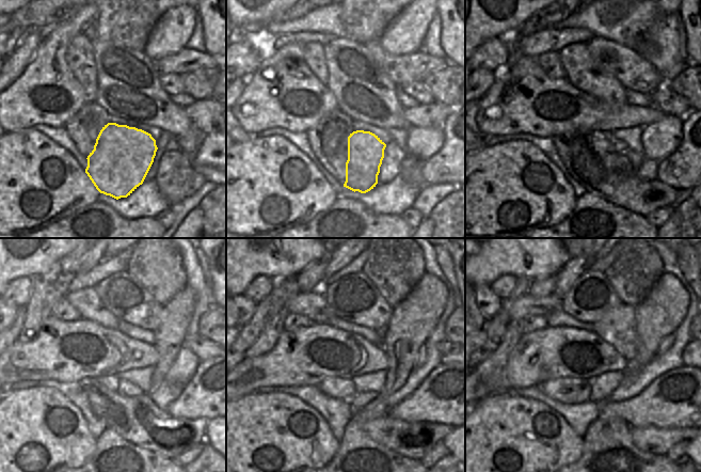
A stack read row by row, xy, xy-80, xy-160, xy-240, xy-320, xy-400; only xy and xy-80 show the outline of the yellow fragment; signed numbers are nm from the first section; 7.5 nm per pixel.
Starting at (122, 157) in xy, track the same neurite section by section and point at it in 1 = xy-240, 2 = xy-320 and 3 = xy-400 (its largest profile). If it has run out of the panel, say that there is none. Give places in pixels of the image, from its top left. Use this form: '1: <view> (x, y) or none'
1: xy-240 (111, 382)
2: xy-320 (334, 387)
3: xy-400 (568, 390)

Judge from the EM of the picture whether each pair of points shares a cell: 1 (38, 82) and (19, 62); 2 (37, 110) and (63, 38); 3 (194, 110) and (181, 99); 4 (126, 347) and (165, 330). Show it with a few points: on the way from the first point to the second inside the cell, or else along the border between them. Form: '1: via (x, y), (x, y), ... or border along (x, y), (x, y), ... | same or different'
1: border along (37, 45), (32, 60), (11, 84) | different
2: via (38, 92), (38, 87), (48, 77), (50, 57) | same
3: border along (196, 99), (184, 108) | different
4: border along (153, 345), (157, 352), (157, 362), (154, 366) | different

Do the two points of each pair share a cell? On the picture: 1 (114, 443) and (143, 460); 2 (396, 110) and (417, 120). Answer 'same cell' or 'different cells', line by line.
1: same cell
2: different cells

